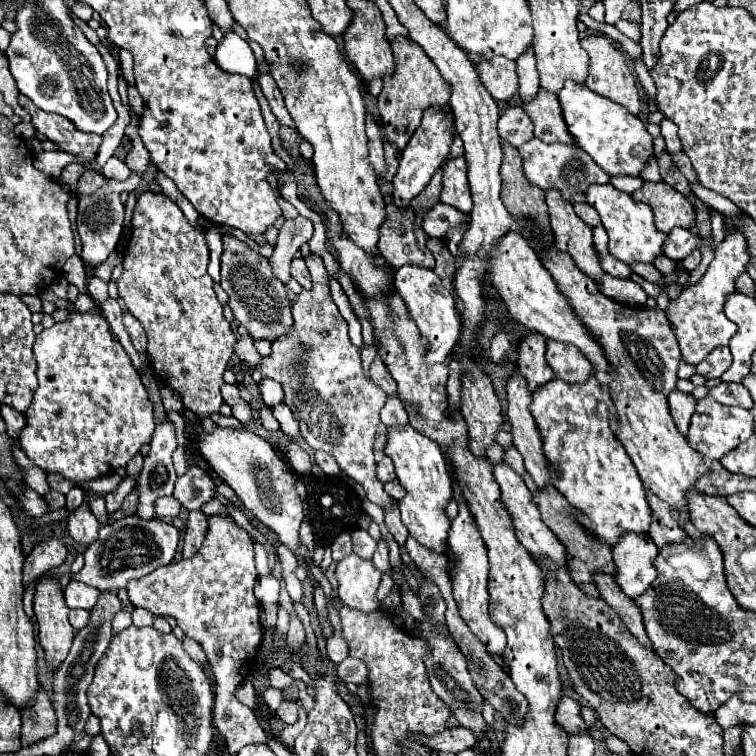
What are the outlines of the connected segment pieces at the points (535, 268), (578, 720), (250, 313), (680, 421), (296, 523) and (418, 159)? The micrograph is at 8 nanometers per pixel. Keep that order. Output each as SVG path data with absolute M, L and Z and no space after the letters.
M515 227L503 237L497 251L493 253L489 275L513 319L523 323L527 329L545 335L547 339L575 345L591 361L593 367L597 367L601 371L611 371L611 365L605 357L601 343L595 341L591 331L587 331L587 325L583 323L583 319L575 313L575 309L571 307L567 297L559 291L551 273L543 267L541 259L533 251L533 247L515 231Z
M563 697L563 701L559 701L559 721L567 729L567 733L589 733L591 731L581 715L581 705L571 697Z
M223 235L223 257L221 257L221 287L227 291L229 295L229 307L235 315L235 319L247 327L249 335L253 339L269 339L275 341L279 339L283 333L287 333L287 329L291 329L291 303L287 299L287 291L285 285L281 281L275 281L275 275L271 273L271 265L267 257L261 257L257 251L253 251L247 243L239 241L233 235Z
M673 389L667 399L669 399L669 409L671 409L671 417L673 417L675 425L679 427L681 433L687 435L689 419L691 419L691 413L695 411L695 403L697 403L695 397L681 393L679 389Z
M217 427L213 433L205 433L205 431L199 433L199 451L211 463L211 467L215 467L215 471L225 479L225 483L229 487L233 487L233 491L239 495L243 505L251 513L255 513L255 517L263 525L267 525L277 535L277 539L285 547L289 547L291 553L305 565L305 569L309 571L311 585L315 589L319 589L321 583L311 573L315 563L311 559L309 549L301 543L301 537L299 537L299 527L303 521L303 507L301 507L301 501L293 489L291 477L285 471L285 465L281 463L273 445L267 443L265 439L257 437L253 431L237 431L237 429Z
M447 107L439 109L429 109L423 115L421 125L417 127L417 133L411 137L411 141L407 143L405 151L401 153L401 161L399 161L399 169L393 177L393 203L401 209L407 211L411 201L429 185L433 173L437 171L437 167L443 163L443 159L449 153L449 145L453 141L453 115L449 113Z

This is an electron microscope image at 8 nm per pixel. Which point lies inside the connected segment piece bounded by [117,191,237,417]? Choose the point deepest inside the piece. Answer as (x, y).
(165, 284)

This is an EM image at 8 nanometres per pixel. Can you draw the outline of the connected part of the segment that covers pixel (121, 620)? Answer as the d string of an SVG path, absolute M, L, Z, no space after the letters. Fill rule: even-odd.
M117 613L113 619L111 619L111 627L113 627L113 635L121 633L123 629L127 629L131 625L131 615L121 615Z

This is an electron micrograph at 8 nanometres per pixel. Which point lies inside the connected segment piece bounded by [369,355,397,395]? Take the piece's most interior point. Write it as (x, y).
(380, 376)

